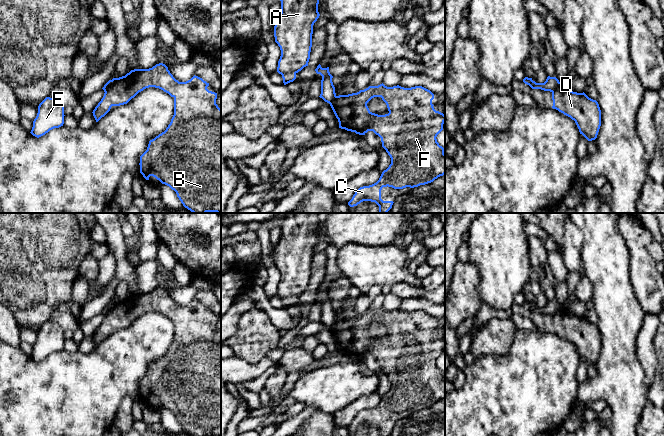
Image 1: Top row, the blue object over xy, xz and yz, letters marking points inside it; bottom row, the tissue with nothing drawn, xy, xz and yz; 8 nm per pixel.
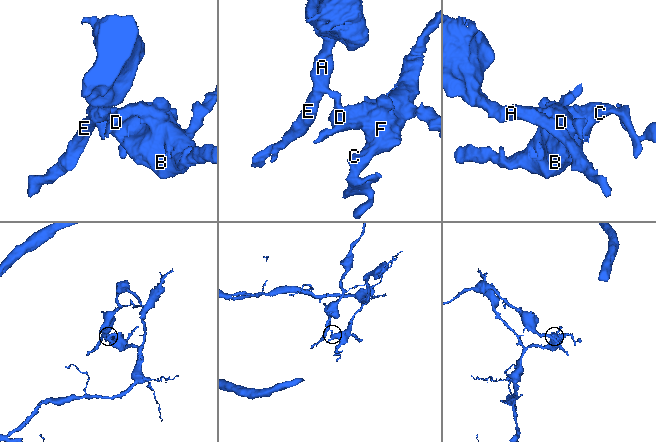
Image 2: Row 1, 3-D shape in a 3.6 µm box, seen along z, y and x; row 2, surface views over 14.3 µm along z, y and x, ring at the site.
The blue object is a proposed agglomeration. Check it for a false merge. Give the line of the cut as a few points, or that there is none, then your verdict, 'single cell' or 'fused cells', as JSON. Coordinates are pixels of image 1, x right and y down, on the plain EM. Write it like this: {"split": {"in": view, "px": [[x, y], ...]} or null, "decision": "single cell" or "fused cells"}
{"split": {"in": "yz", "px": [[560, 306], [552, 316]]}, "decision": "fused cells"}

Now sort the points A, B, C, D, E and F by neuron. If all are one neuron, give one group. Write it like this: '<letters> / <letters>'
A E / B C D F

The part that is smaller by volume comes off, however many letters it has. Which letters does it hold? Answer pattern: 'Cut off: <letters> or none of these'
Cut off: A, E

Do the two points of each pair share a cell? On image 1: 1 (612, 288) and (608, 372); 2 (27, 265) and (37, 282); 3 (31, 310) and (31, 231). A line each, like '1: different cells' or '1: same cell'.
1: same cell
2: same cell
3: same cell

